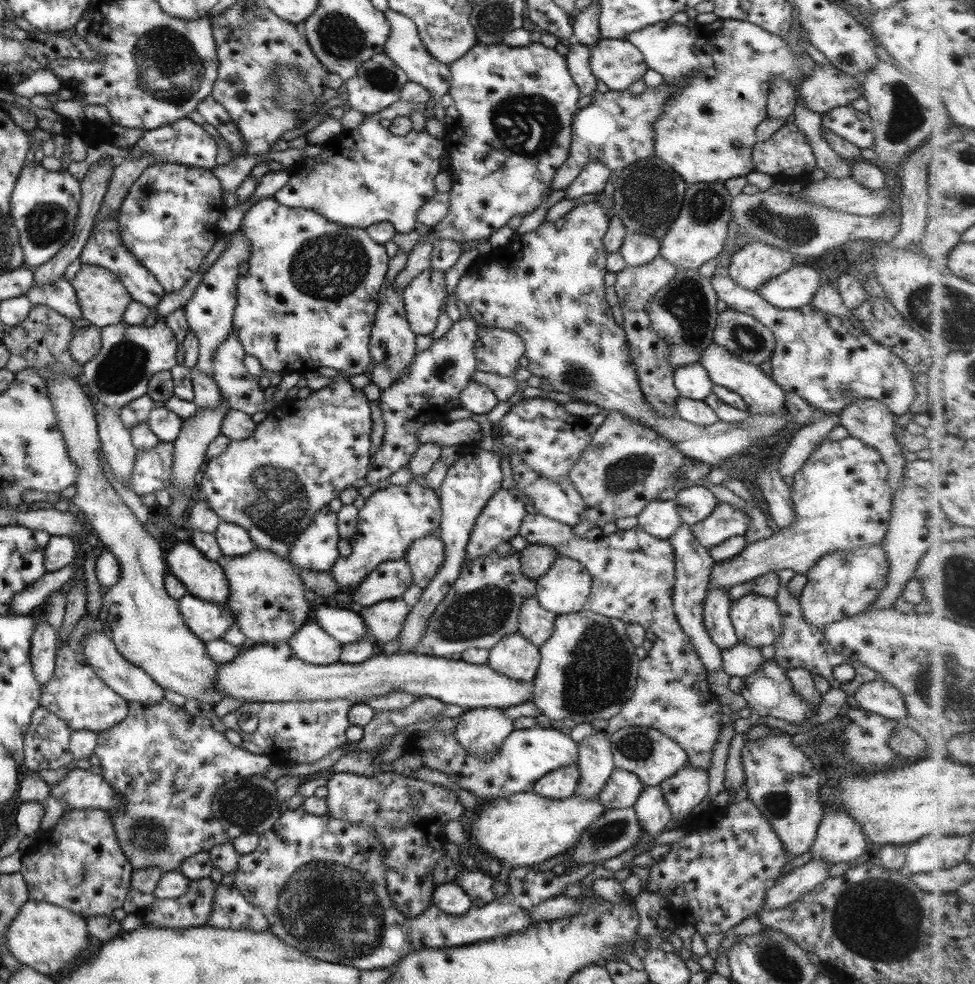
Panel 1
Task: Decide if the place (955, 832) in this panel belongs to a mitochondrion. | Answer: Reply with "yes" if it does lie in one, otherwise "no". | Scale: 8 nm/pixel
no

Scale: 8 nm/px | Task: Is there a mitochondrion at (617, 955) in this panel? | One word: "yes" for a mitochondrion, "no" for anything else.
no

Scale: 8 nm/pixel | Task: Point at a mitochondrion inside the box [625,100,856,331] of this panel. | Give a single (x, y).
(797, 230)

